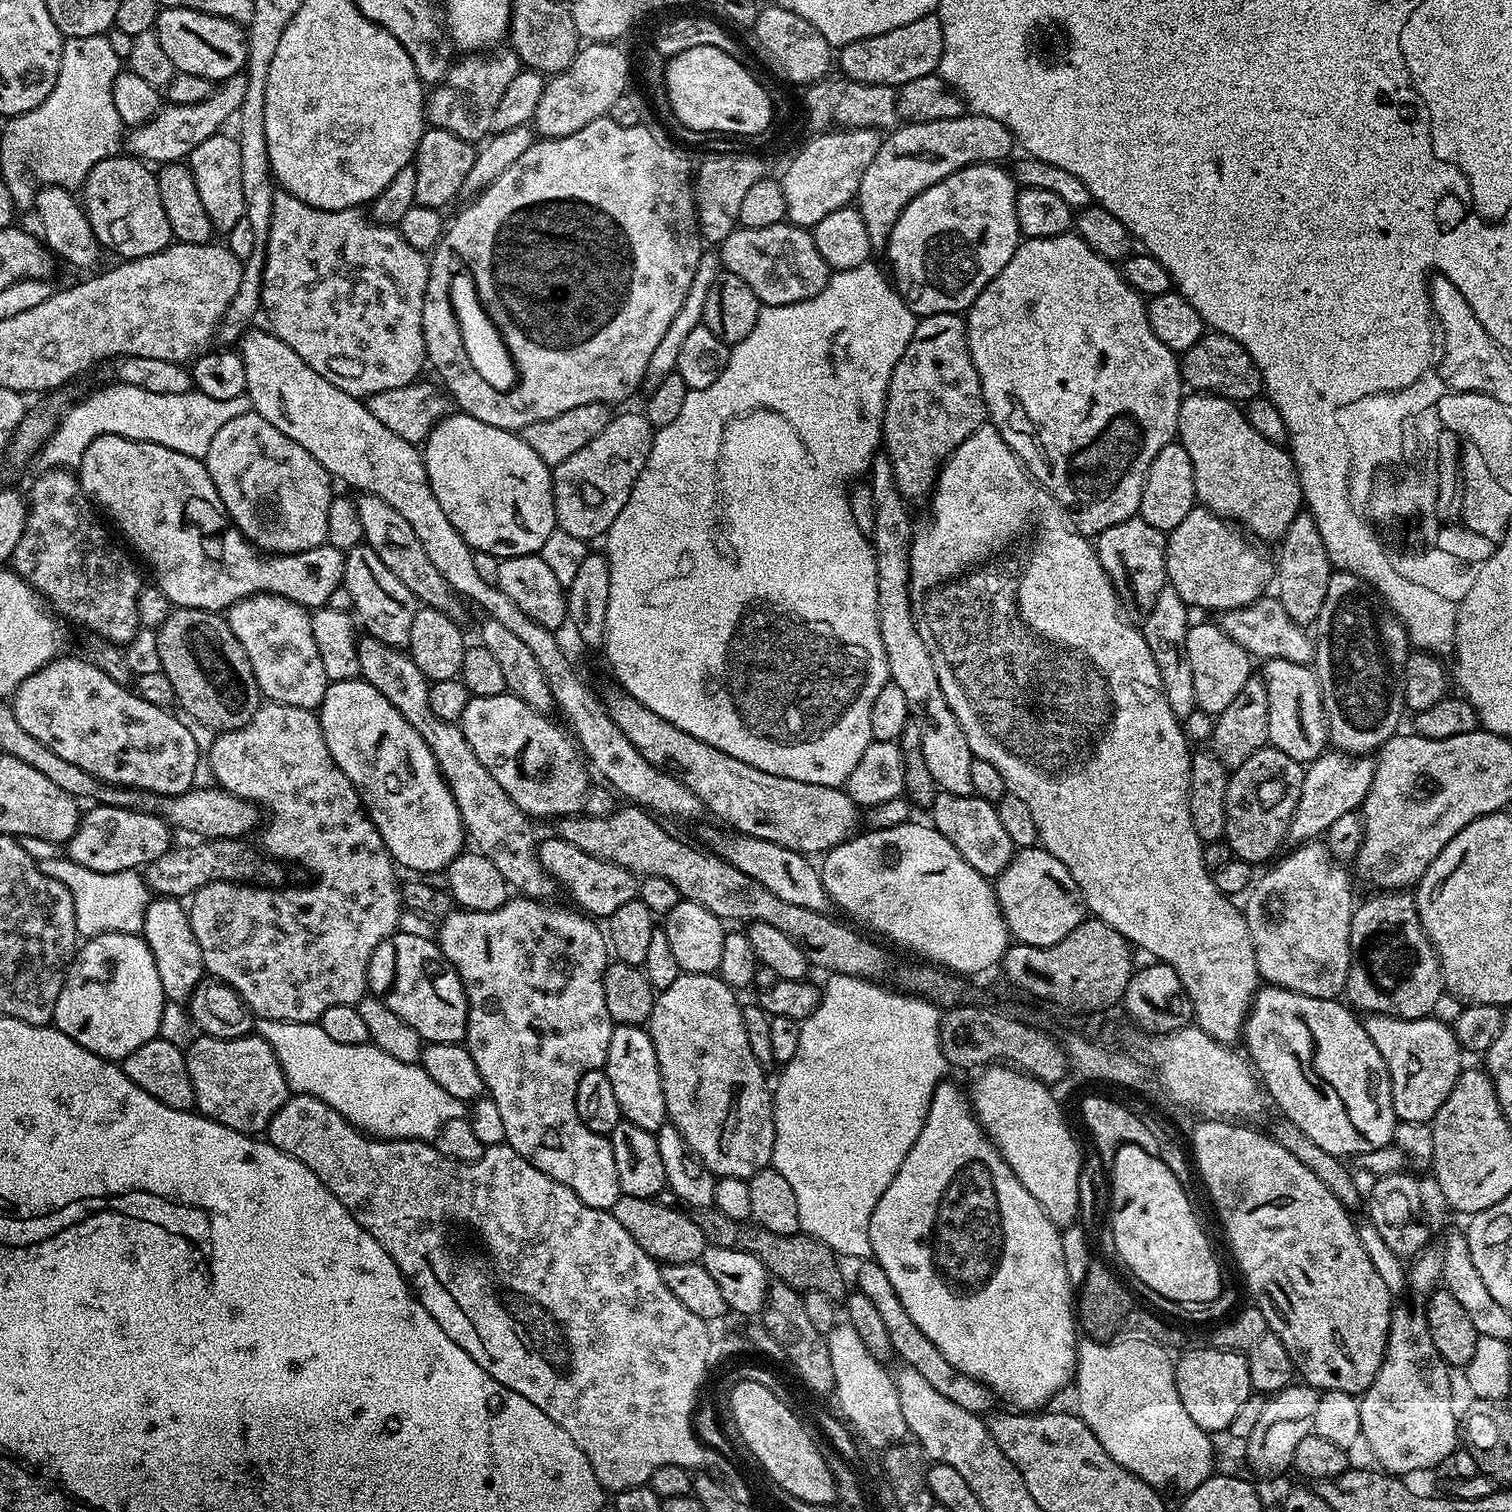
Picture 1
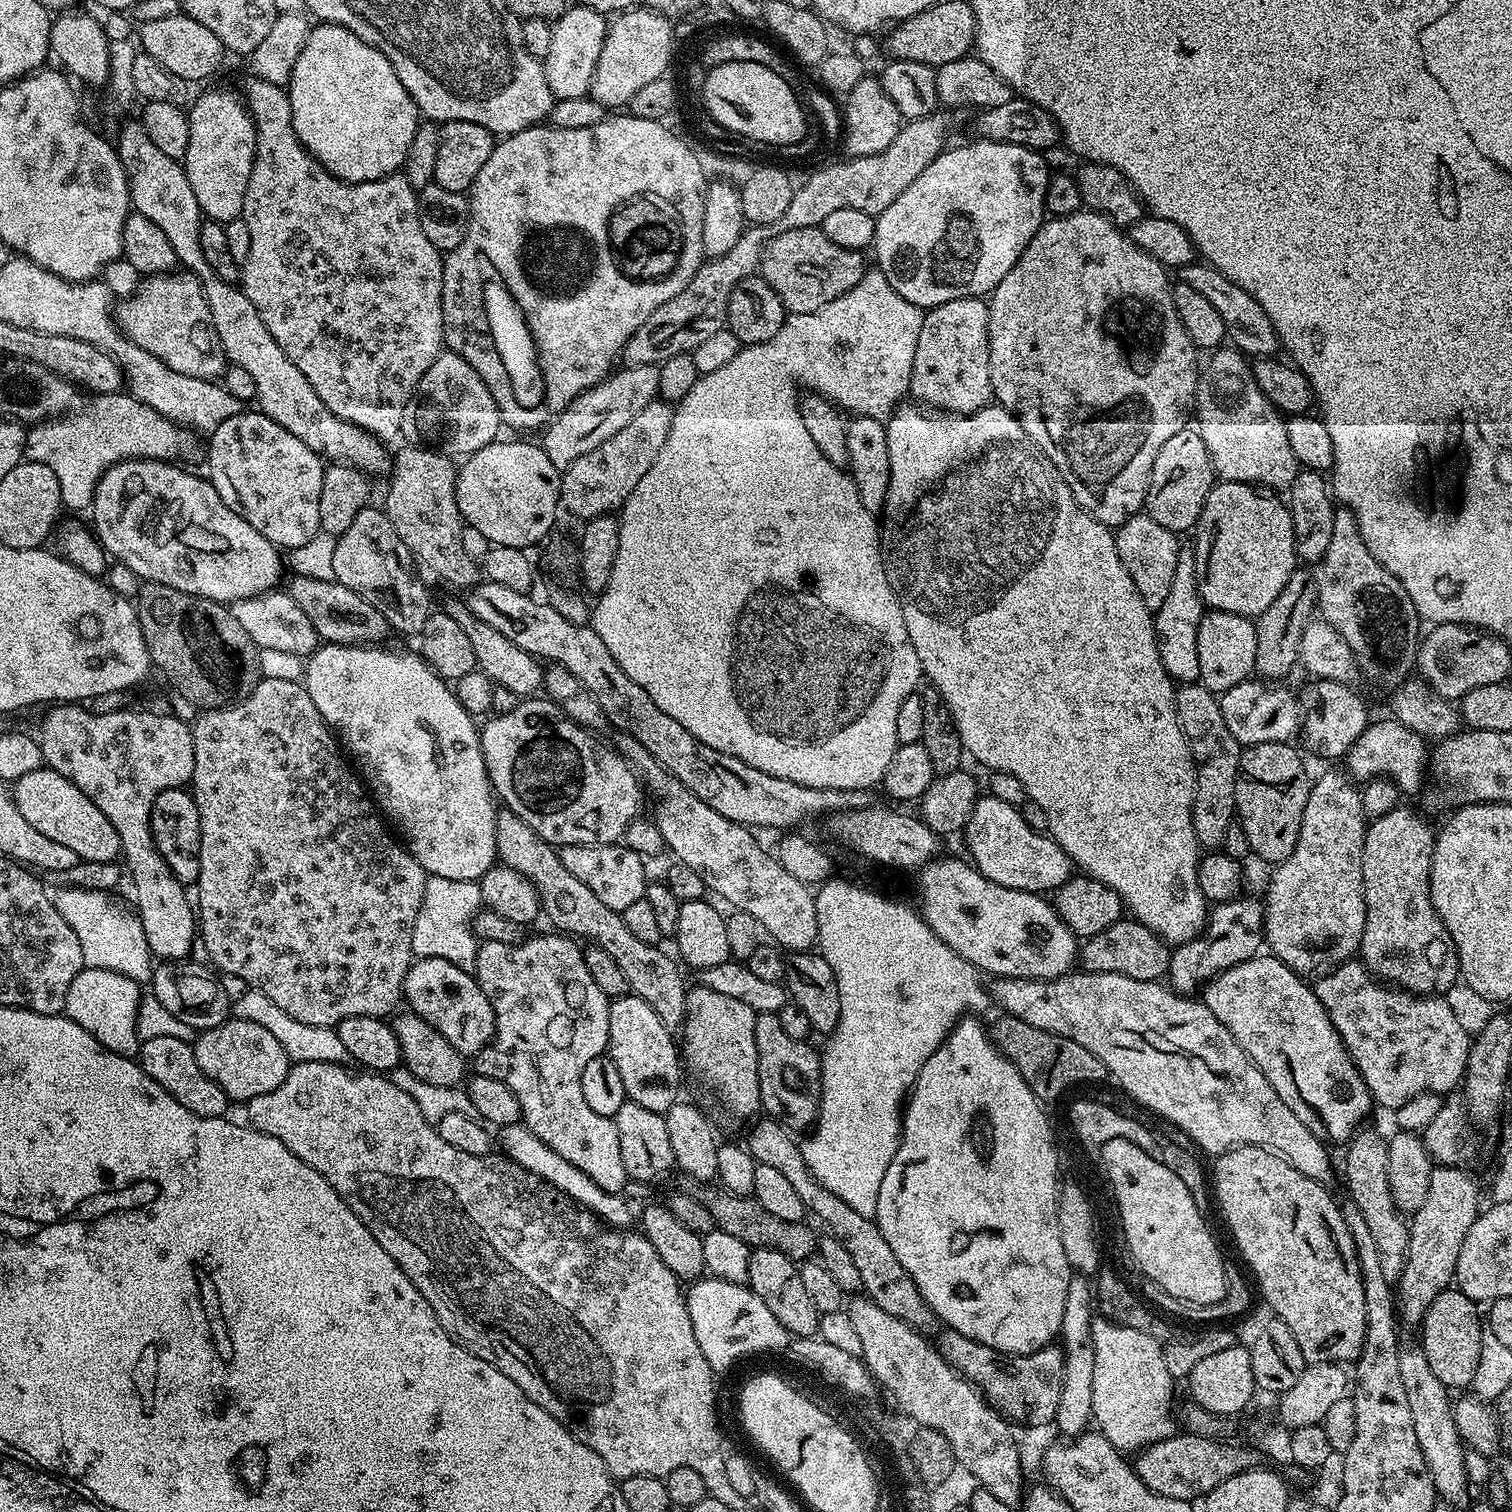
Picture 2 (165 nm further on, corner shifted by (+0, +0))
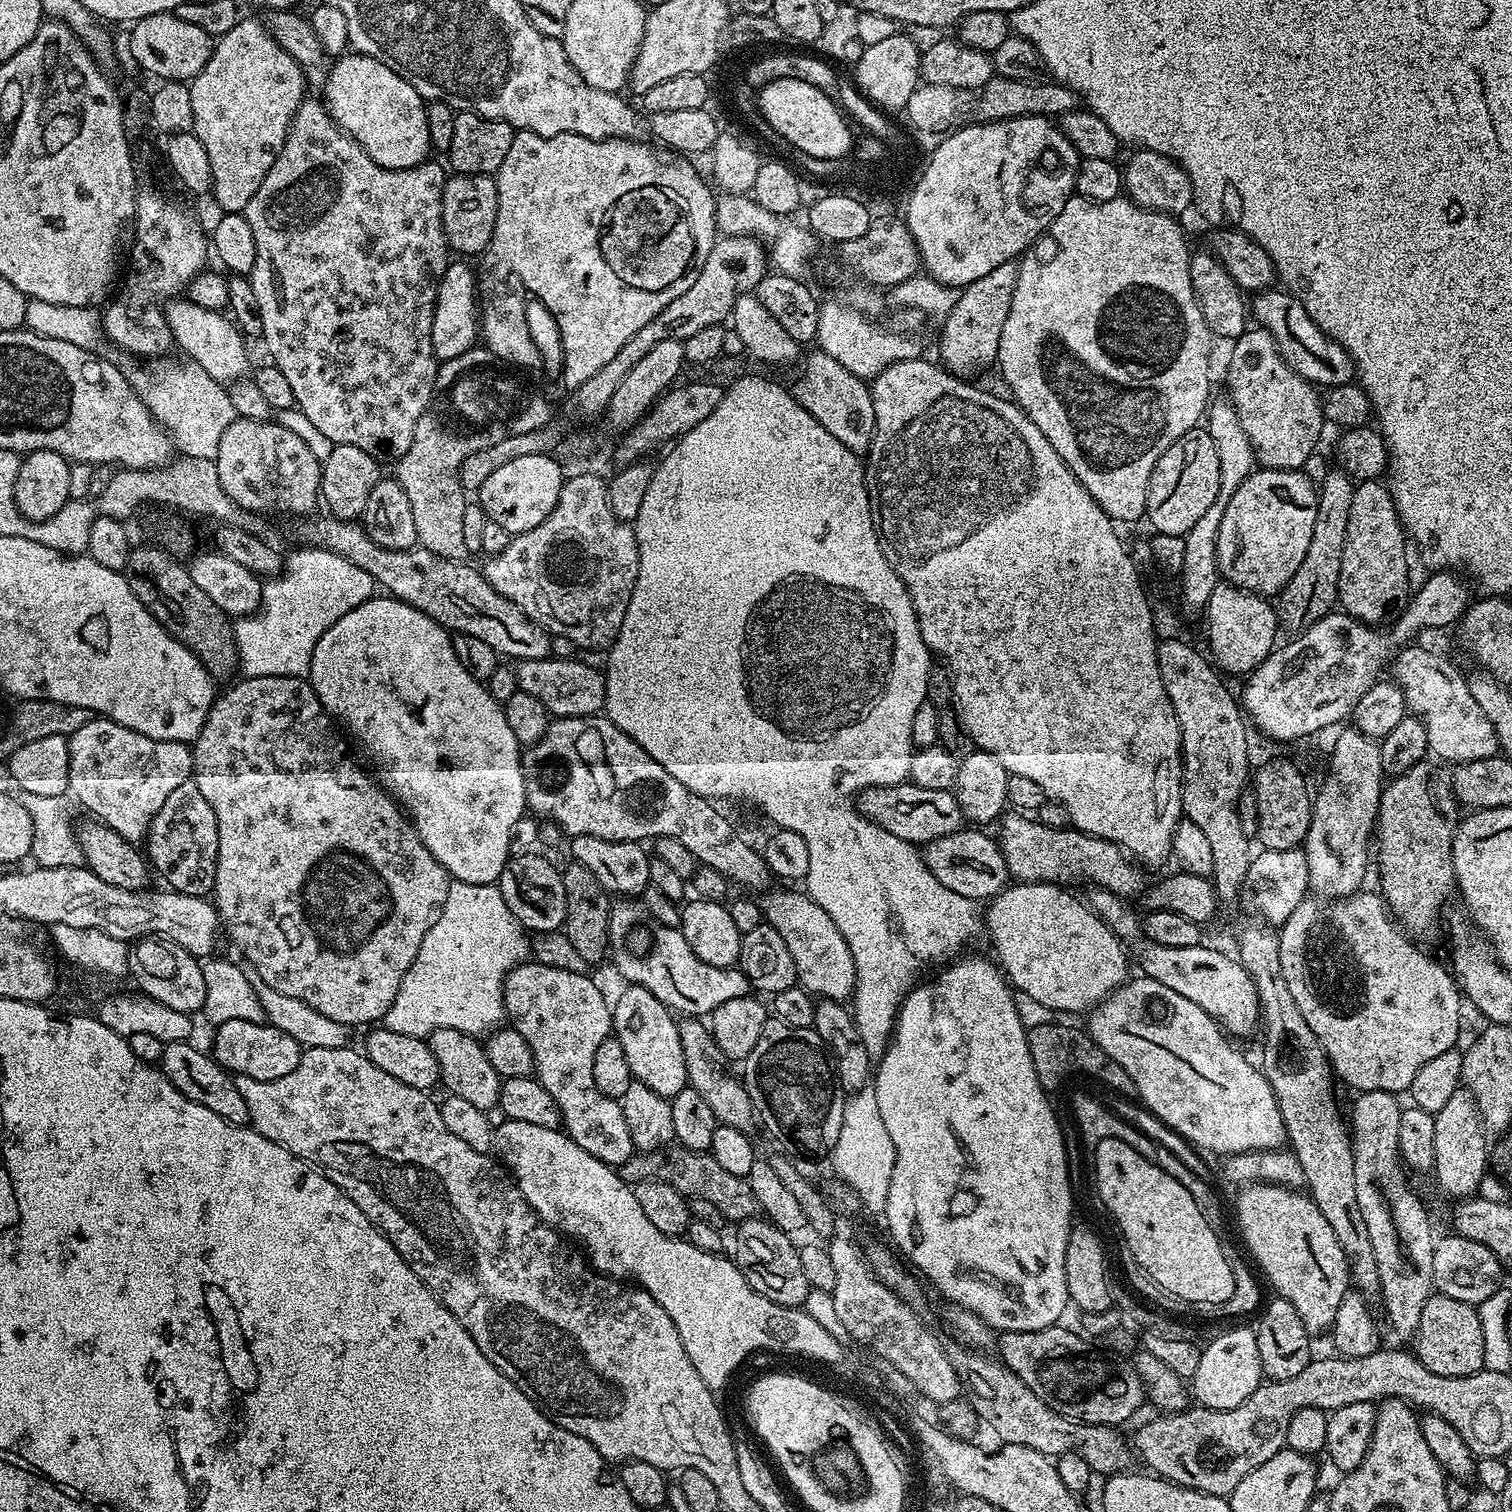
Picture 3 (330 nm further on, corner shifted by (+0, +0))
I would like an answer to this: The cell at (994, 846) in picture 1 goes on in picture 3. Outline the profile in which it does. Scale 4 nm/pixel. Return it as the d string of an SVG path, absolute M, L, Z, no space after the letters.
M1015 810L1009 811L1007 815L999 821L1000 836L998 843L1000 852L1006 858L1008 875L1013 881L1025 884L1059 884L1061 886L1072 886L1075 880L1085 880L1096 888L1104 888L1116 896L1125 898L1139 897L1146 887L1144 880L1145 869L1137 861L1128 855L1125 849L1119 844L1110 842L1106 838L1091 836L1085 832L1077 832L1075 828L1069 826L1062 828L1047 828L1045 824L1037 822L1031 815L1021 814Z

